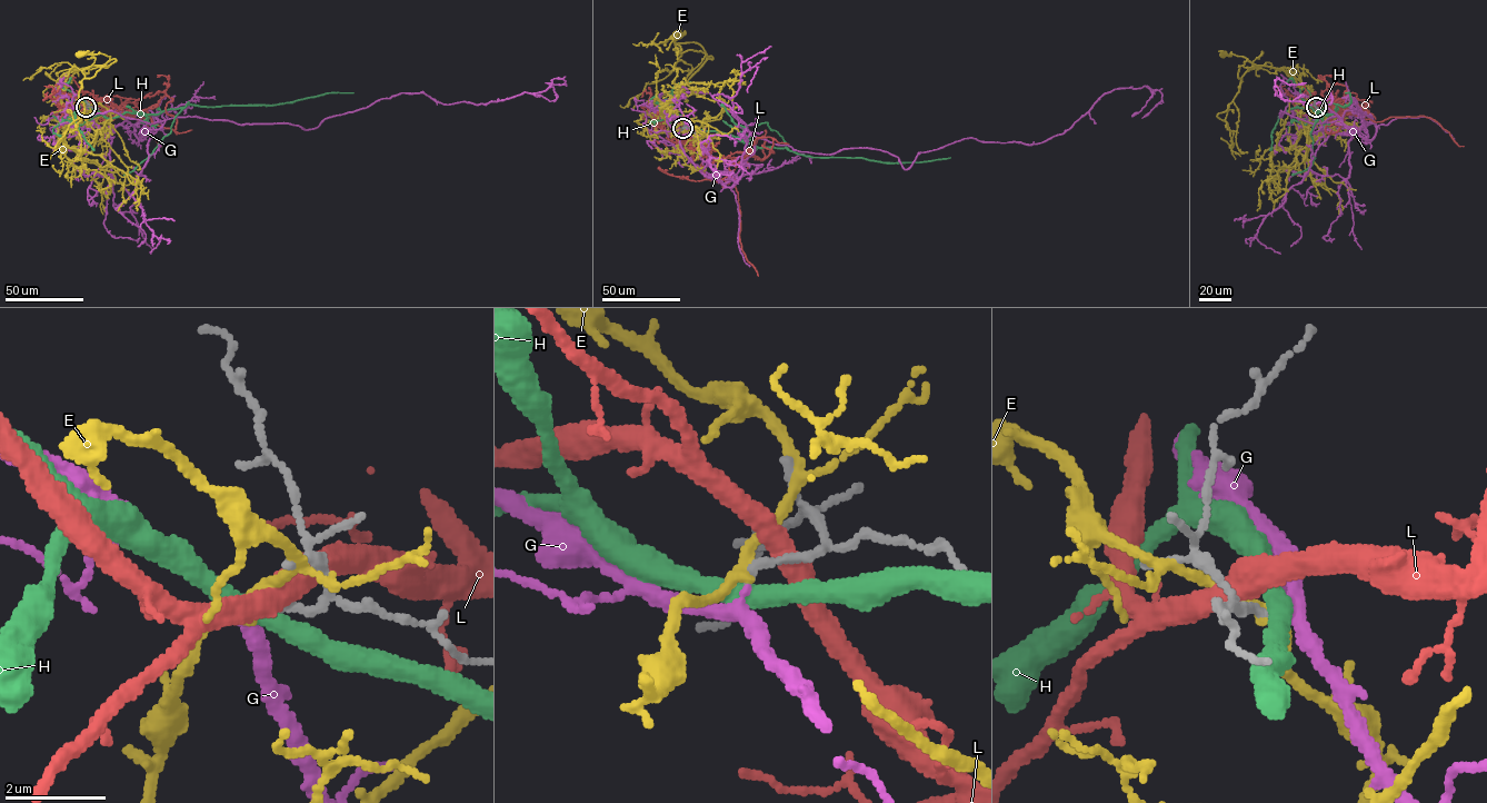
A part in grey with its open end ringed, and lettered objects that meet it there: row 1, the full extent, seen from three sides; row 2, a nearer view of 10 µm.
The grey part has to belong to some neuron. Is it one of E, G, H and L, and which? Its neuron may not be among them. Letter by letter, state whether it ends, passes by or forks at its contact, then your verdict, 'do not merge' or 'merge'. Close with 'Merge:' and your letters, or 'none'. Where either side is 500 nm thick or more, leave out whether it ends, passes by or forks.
E: it passes by | do not merge
G: it passes by | merge
H: it passes by | do not merge
L: it passes by | do not merge
Merge: G

